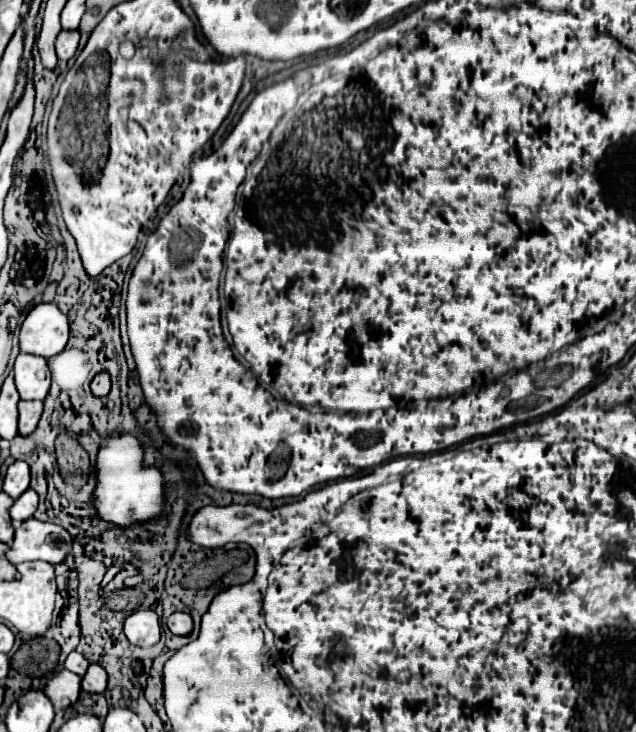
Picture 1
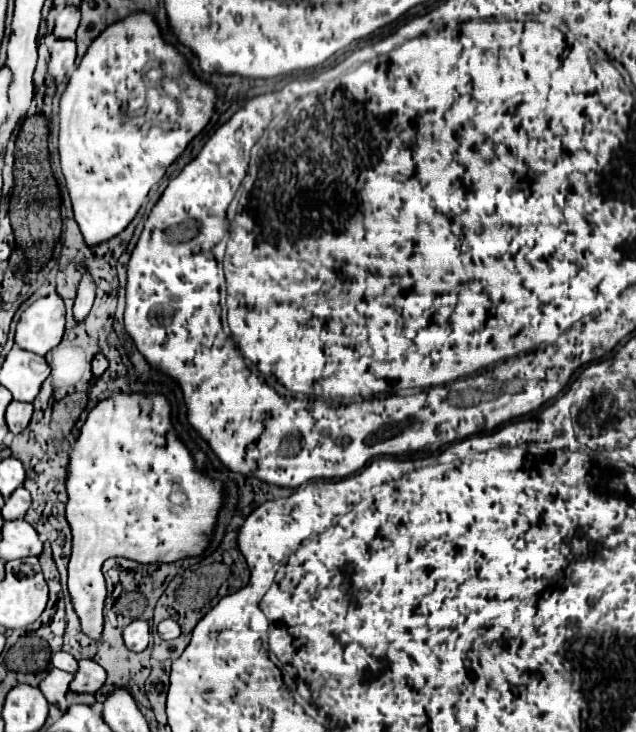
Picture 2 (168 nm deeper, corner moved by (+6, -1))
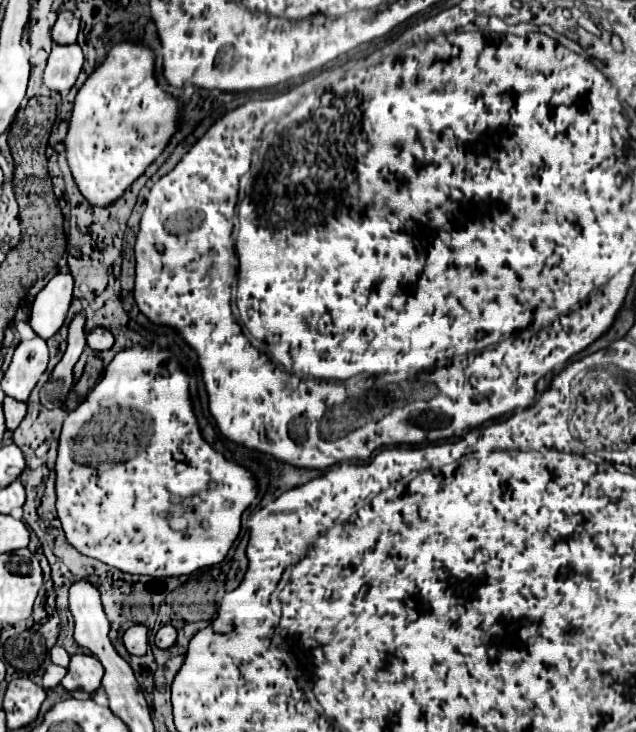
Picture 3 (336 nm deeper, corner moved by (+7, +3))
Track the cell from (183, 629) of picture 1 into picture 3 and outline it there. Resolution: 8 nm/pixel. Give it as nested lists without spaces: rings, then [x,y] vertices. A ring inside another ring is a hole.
[[[162,626],[162,628],[158,630],[154,642],[156,642],[156,646],[162,648],[162,650],[172,648],[174,642],[176,642],[176,630],[174,630],[174,626]]]

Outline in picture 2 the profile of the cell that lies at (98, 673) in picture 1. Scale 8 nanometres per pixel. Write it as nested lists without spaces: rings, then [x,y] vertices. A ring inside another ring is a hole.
[[[79,660],[79,670],[71,682],[73,692],[95,694],[105,682],[105,670],[93,660]]]

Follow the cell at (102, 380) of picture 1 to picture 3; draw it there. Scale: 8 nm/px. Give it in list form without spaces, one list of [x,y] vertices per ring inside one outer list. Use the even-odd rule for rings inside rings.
[[[94,328],[86,334],[86,340],[88,340],[88,346],[94,350],[94,352],[104,352],[104,350],[110,350],[112,344],[114,344],[114,336],[108,328]]]

